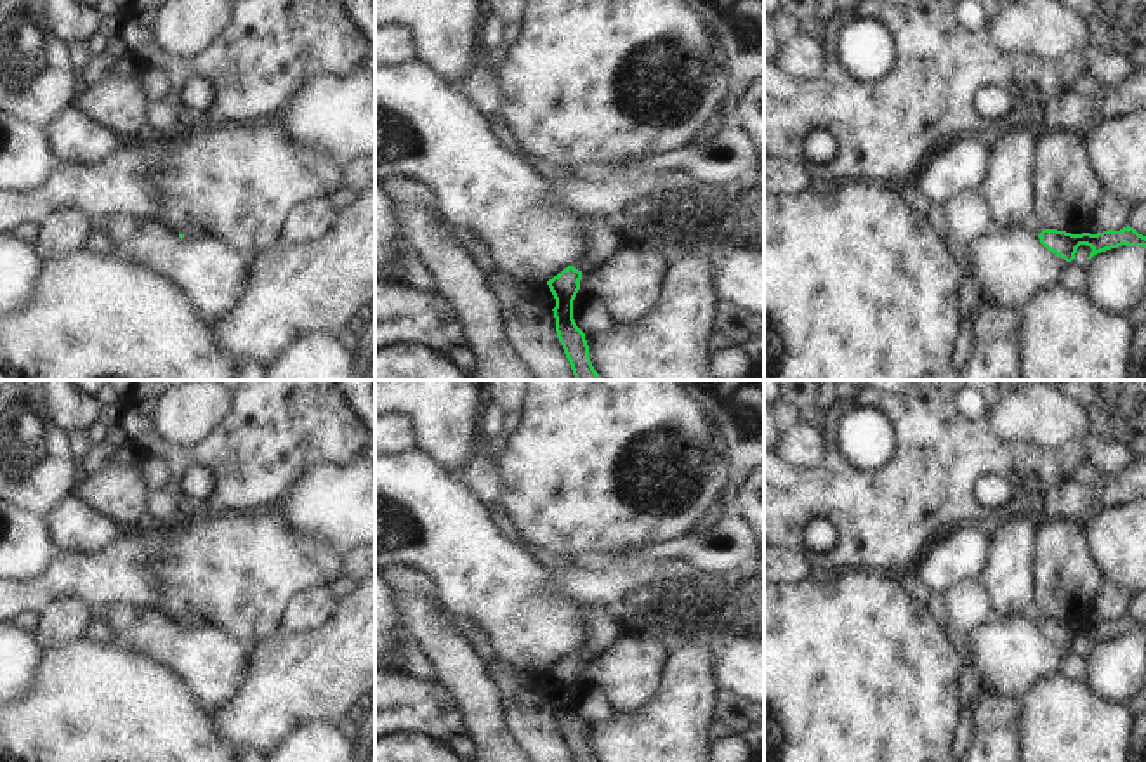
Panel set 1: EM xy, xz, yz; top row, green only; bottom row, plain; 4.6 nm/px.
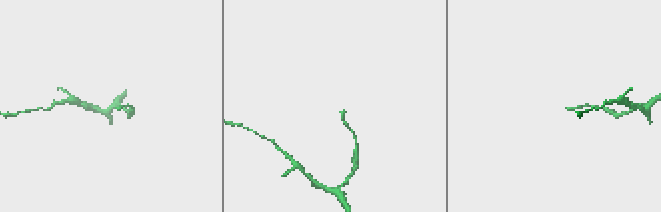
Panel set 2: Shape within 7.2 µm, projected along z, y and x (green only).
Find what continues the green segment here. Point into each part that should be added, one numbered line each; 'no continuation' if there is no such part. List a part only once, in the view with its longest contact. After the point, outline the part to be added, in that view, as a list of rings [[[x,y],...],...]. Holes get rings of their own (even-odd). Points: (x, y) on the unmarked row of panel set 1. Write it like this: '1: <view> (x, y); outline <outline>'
1: xz (603, 630); outline [[[608,608],[589,609],[587,628],[587,639],[571,653],[582,661],[592,660],[601,651],[613,646],[615,640],[622,635],[622,630],[609,616]]]

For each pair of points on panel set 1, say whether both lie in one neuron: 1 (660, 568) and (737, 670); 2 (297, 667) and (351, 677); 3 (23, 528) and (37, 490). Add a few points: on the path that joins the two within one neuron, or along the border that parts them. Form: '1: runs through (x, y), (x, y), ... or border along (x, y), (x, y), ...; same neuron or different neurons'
1: border along (684, 561), (629, 592); different neurons
2: runs through (311, 674), (337, 674); same neuron
3: border along (18, 505), (44, 519); different neurons

